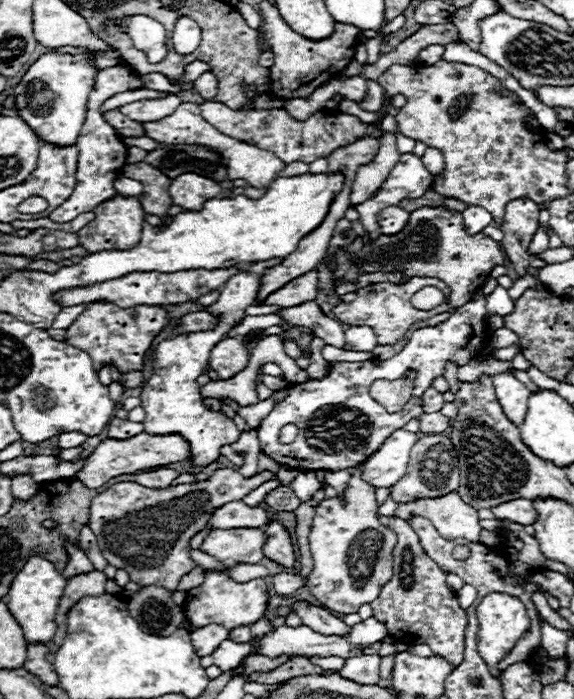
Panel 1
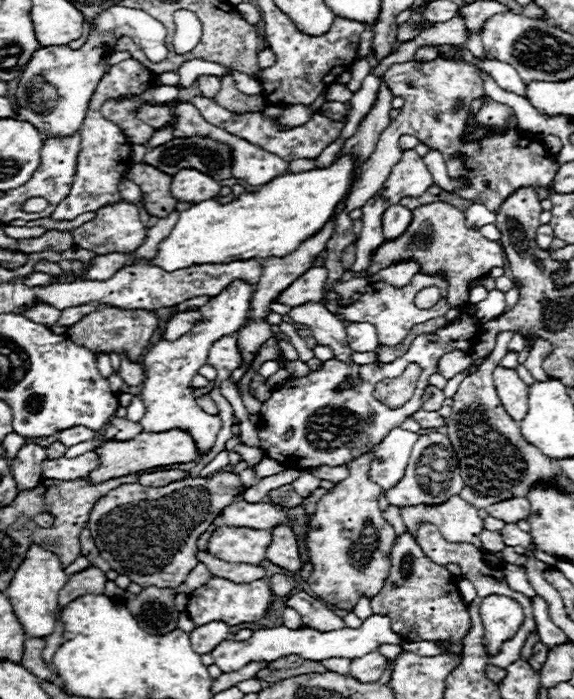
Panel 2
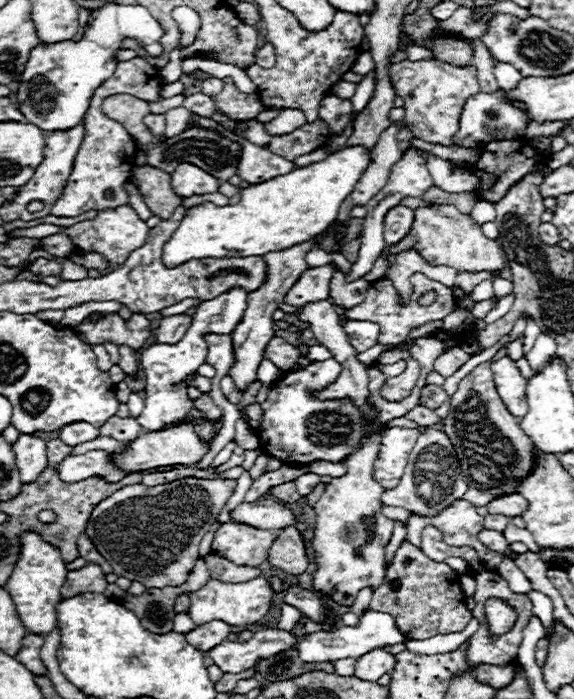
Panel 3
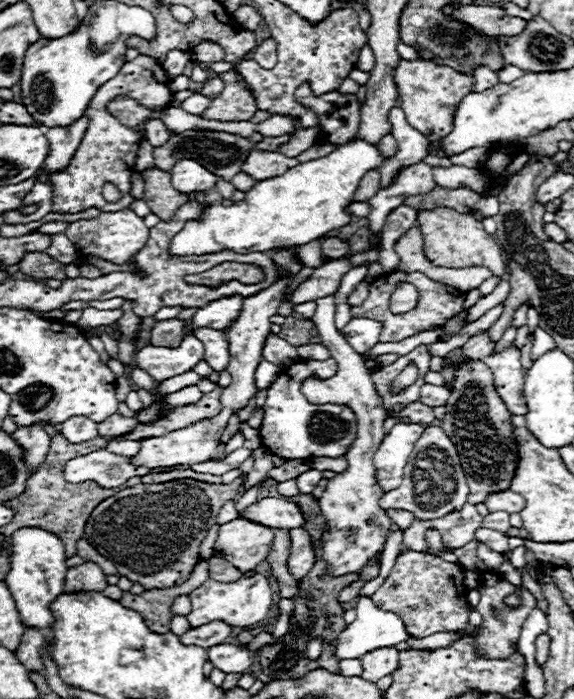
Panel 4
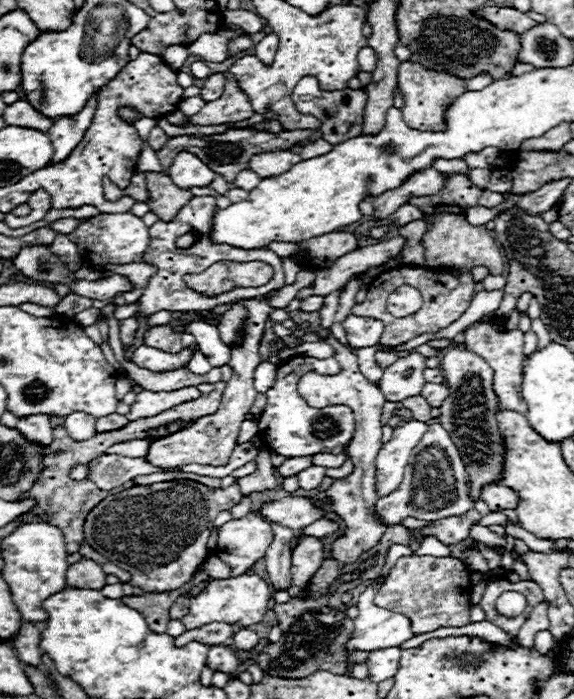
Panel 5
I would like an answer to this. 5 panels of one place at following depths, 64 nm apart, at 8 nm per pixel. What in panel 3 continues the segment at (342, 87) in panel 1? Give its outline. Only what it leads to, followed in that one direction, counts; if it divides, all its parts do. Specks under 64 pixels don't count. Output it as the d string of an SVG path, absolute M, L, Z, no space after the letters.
M362 52L356 60L356 64L352 66L352 72L360 74L360 76L366 76L370 70L374 70L374 62L372 62L372 56L368 52Z

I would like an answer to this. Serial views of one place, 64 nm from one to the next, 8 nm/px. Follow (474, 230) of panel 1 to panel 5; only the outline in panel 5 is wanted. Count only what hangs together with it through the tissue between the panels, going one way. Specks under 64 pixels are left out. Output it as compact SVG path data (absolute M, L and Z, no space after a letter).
M484 190L480 200L478 200L478 206L486 206L486 208L496 208L500 206L502 202L502 194L500 192L490 192L490 190Z

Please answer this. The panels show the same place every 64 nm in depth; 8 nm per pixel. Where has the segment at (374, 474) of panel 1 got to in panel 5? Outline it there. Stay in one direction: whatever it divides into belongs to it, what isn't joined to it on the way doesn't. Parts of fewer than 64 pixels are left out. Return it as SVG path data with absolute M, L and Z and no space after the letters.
M406 422L402 426L396 426L392 438L380 448L376 456L376 488L380 496L386 496L400 486L410 452L420 442L420 436L424 436L426 430L428 424L424 422Z

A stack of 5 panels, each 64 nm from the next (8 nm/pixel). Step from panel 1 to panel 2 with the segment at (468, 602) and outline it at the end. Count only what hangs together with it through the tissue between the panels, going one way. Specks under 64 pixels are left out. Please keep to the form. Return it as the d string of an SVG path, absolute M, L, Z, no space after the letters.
M464 578L458 582L458 592L460 592L462 602L464 602L466 606L476 598L476 588L474 588L474 584L472 584L470 580L464 580Z

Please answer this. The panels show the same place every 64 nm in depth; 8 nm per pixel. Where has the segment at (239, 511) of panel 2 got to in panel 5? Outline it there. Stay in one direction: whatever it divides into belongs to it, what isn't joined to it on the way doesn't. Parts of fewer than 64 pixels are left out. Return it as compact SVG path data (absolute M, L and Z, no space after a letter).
M286 496L280 500L264 502L258 512L268 522L276 522L292 530L306 528L308 524L316 522L322 516L320 504L312 504L312 500L298 498L298 496Z

